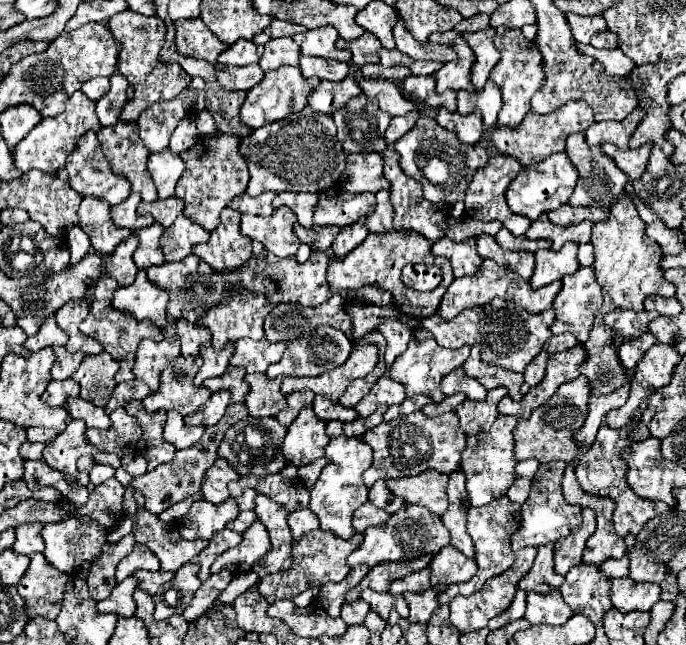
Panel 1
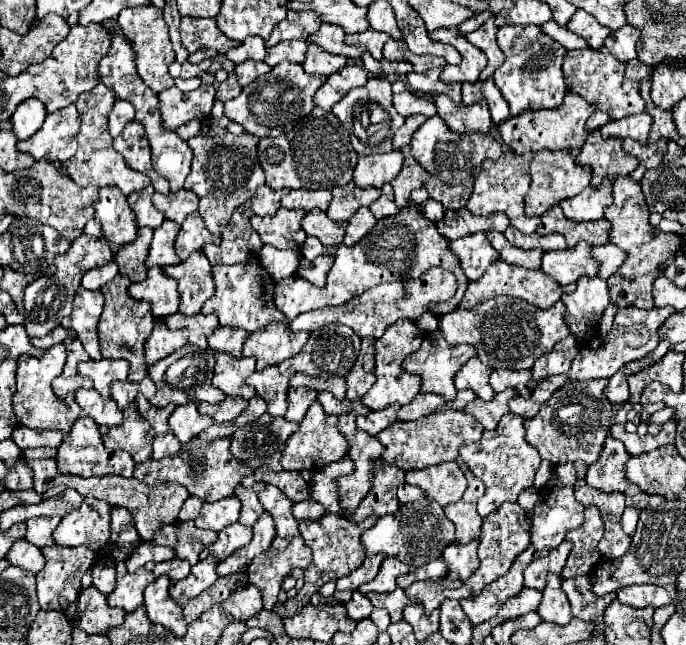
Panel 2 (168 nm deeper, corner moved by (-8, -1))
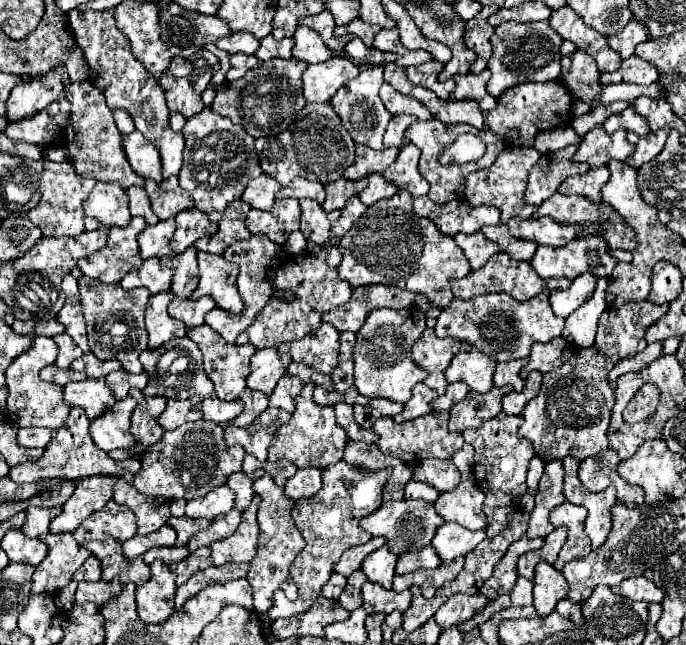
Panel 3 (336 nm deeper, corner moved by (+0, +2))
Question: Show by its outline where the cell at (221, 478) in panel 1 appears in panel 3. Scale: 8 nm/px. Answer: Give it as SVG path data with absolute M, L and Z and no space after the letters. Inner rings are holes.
M210 421L184 423L174 431L164 431L162 439L148 447L140 457L140 471L134 475L134 487L148 497L162 499L196 499L226 483L230 473L242 467L244 449L224 443L224 429Z

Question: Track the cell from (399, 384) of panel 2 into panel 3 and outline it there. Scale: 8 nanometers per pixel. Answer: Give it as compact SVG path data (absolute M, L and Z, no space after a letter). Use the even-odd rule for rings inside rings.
M416 307L372 309L356 333L354 345L354 385L366 397L384 397L406 403L416 383L426 379L426 371L412 359L412 345L426 329L426 315Z

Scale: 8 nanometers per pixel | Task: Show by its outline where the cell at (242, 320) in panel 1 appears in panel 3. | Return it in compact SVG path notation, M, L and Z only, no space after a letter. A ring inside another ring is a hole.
M198 251L198 273L200 273L200 283L192 293L194 299L212 295L216 305L222 307L224 311L242 313L244 303L236 289L238 267L226 263L222 255Z

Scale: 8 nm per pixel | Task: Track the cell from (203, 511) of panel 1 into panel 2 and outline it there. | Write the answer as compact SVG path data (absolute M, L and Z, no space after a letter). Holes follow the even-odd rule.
M230 496L214 504L204 502L200 516L196 518L194 524L198 528L210 528L214 532L220 532L222 528L238 522L238 516L240 516L240 502L236 496Z

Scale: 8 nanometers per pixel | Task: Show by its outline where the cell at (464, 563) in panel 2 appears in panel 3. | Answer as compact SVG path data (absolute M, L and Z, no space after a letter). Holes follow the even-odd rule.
M444 523L438 527L432 545L444 563L450 563L454 557L468 555L480 541L486 539L486 531L466 531L458 523Z

